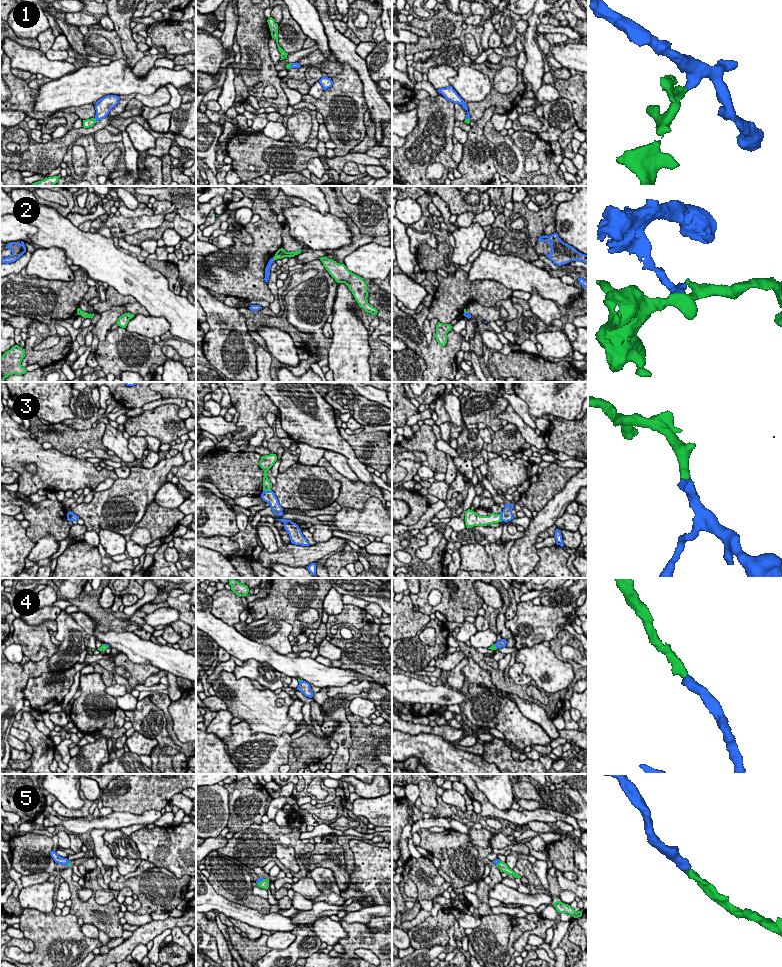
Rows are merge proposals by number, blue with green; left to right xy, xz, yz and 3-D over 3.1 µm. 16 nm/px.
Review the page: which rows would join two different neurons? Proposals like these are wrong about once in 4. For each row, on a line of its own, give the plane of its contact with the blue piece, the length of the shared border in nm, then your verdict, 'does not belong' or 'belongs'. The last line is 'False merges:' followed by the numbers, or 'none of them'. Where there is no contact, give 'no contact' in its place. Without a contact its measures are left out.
1: xy | 70 nm | belongs
2: xz | 60 nm | does not belong
3: xz | 140 nm | belongs
4: xy | 90 nm | belongs
5: xz | 140 nm | belongs
False merges: 2

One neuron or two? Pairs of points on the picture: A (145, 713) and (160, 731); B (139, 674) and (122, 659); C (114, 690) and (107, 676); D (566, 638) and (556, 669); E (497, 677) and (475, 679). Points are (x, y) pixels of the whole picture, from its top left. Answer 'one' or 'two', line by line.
A: one
B: one
C: two
D: two
E: two

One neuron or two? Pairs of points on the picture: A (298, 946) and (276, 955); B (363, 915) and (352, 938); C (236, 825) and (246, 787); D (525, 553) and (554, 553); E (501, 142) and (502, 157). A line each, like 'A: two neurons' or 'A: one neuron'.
A: one neuron
B: two neurons
C: one neuron
D: two neurons
E: one neuron

